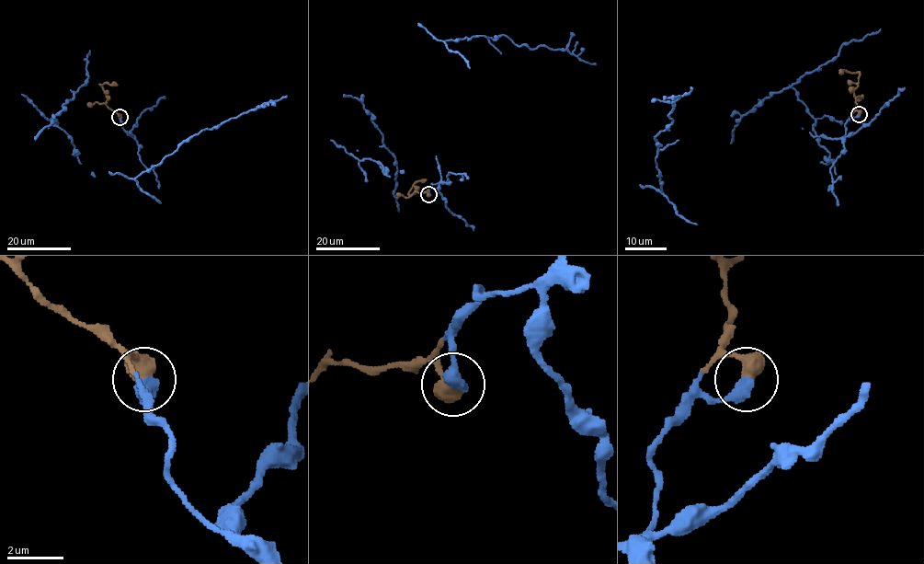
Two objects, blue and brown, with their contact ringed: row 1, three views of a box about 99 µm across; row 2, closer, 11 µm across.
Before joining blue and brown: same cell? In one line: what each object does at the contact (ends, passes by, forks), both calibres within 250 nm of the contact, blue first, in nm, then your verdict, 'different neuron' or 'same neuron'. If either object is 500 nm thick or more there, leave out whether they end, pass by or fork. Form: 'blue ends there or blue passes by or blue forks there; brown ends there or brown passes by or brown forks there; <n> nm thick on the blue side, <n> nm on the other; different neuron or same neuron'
500 nm thick on the blue side, 650 nm on the other; same neuron

